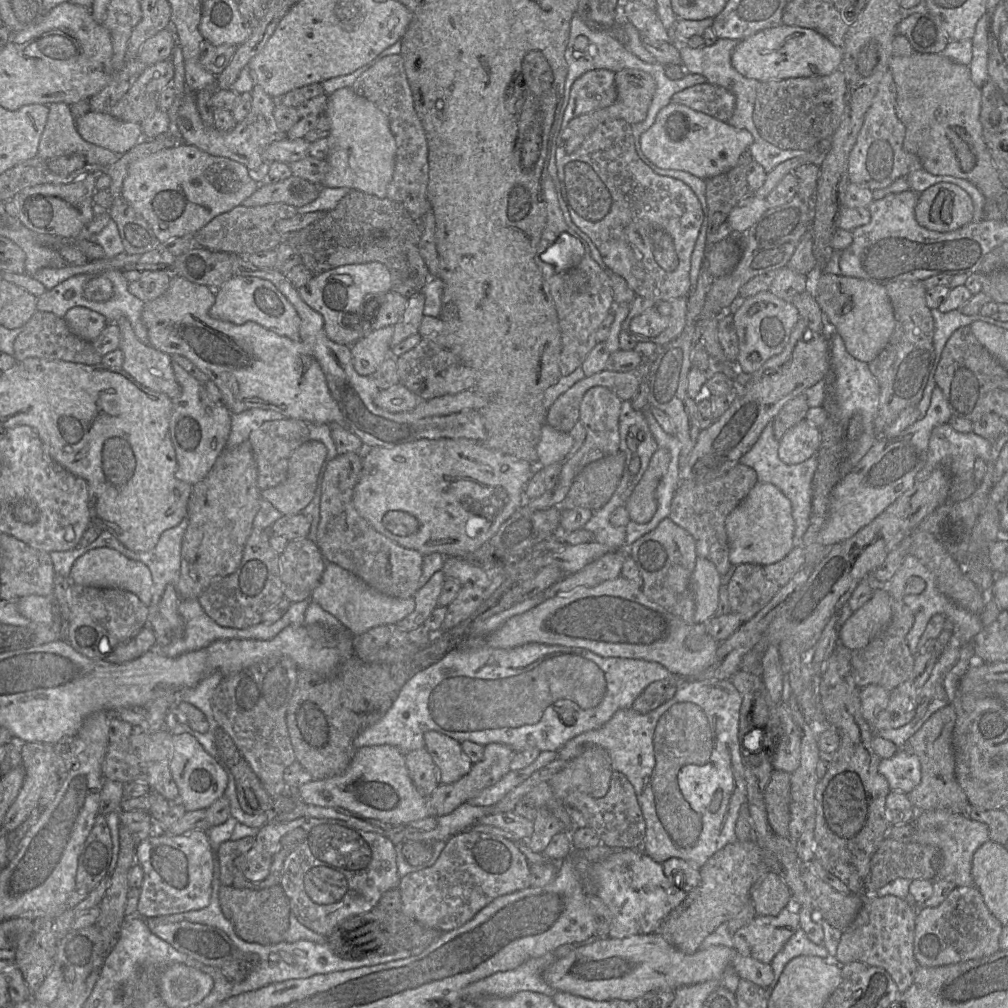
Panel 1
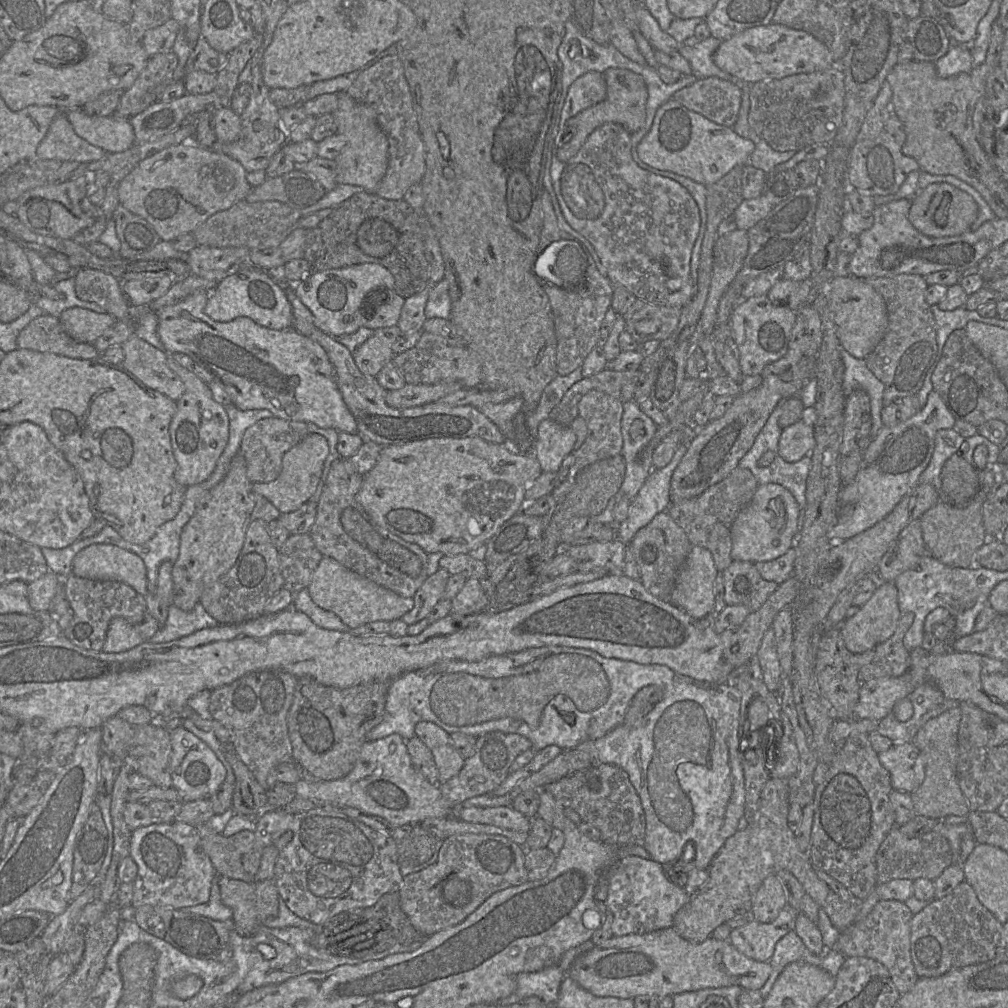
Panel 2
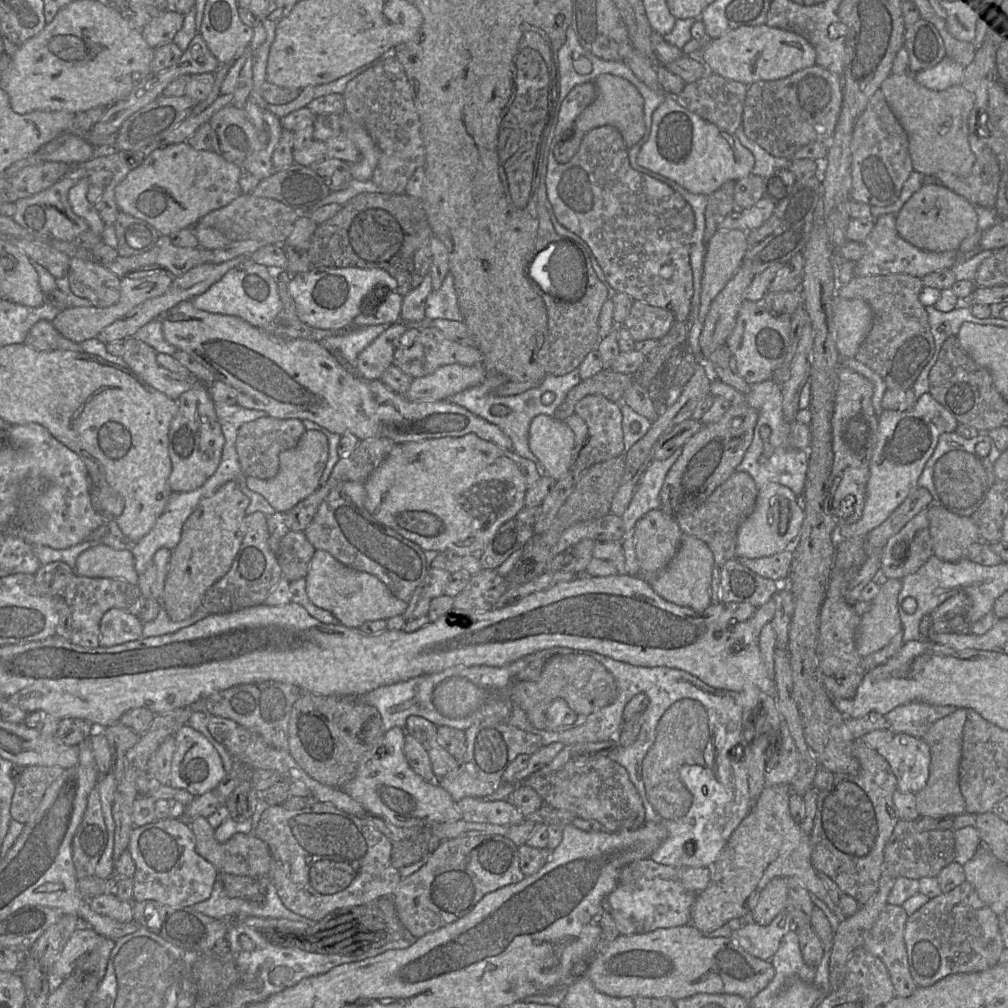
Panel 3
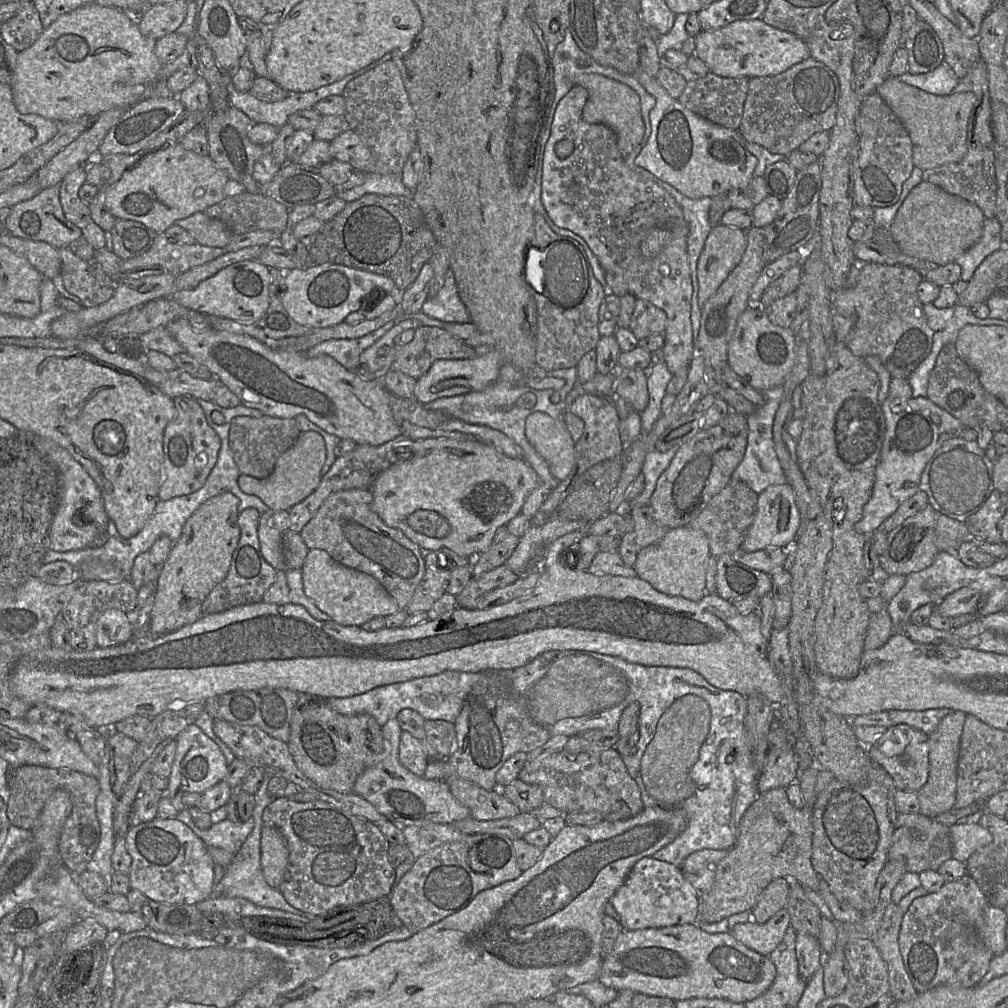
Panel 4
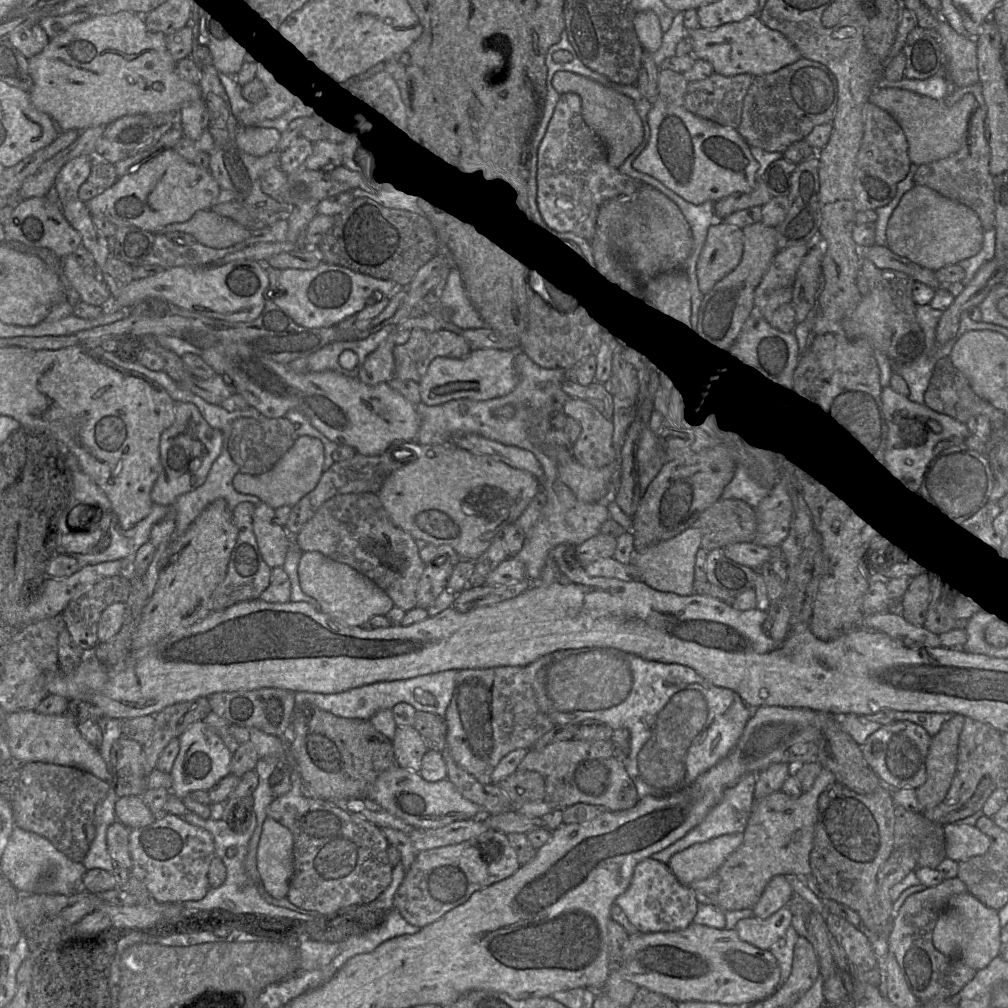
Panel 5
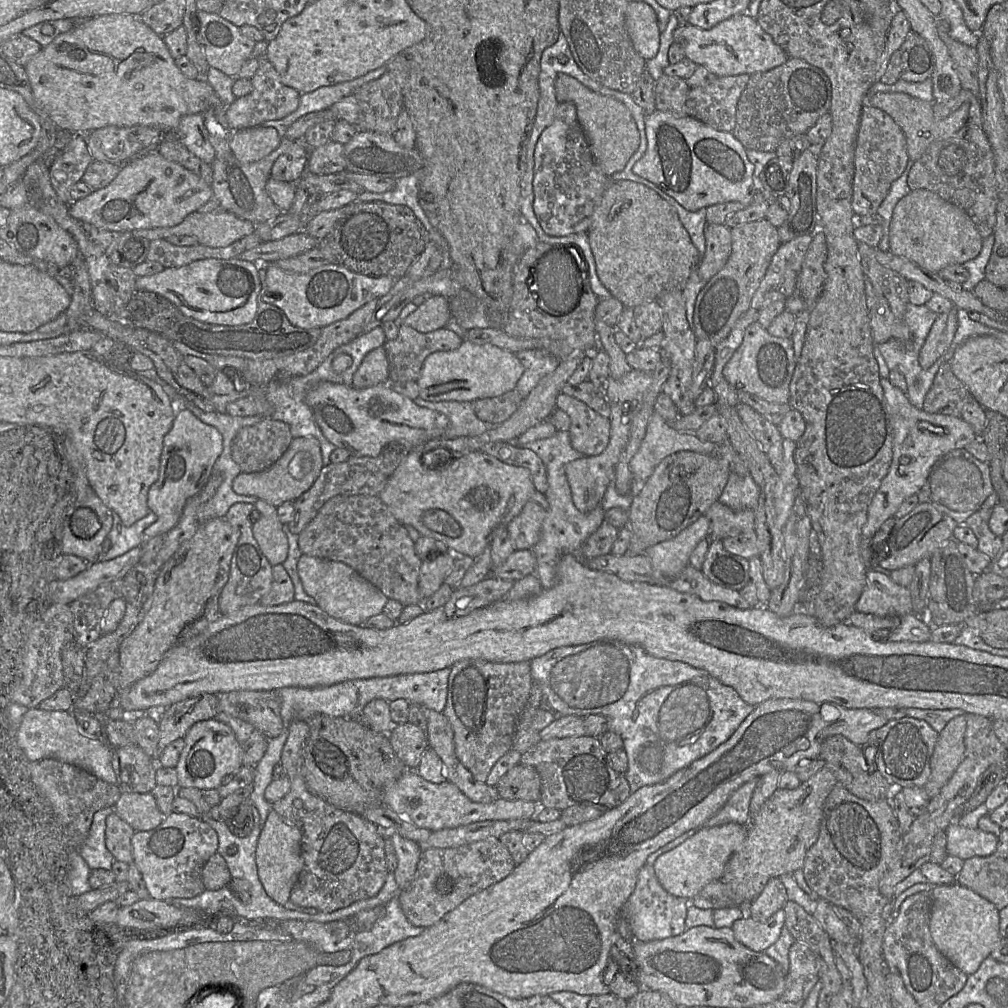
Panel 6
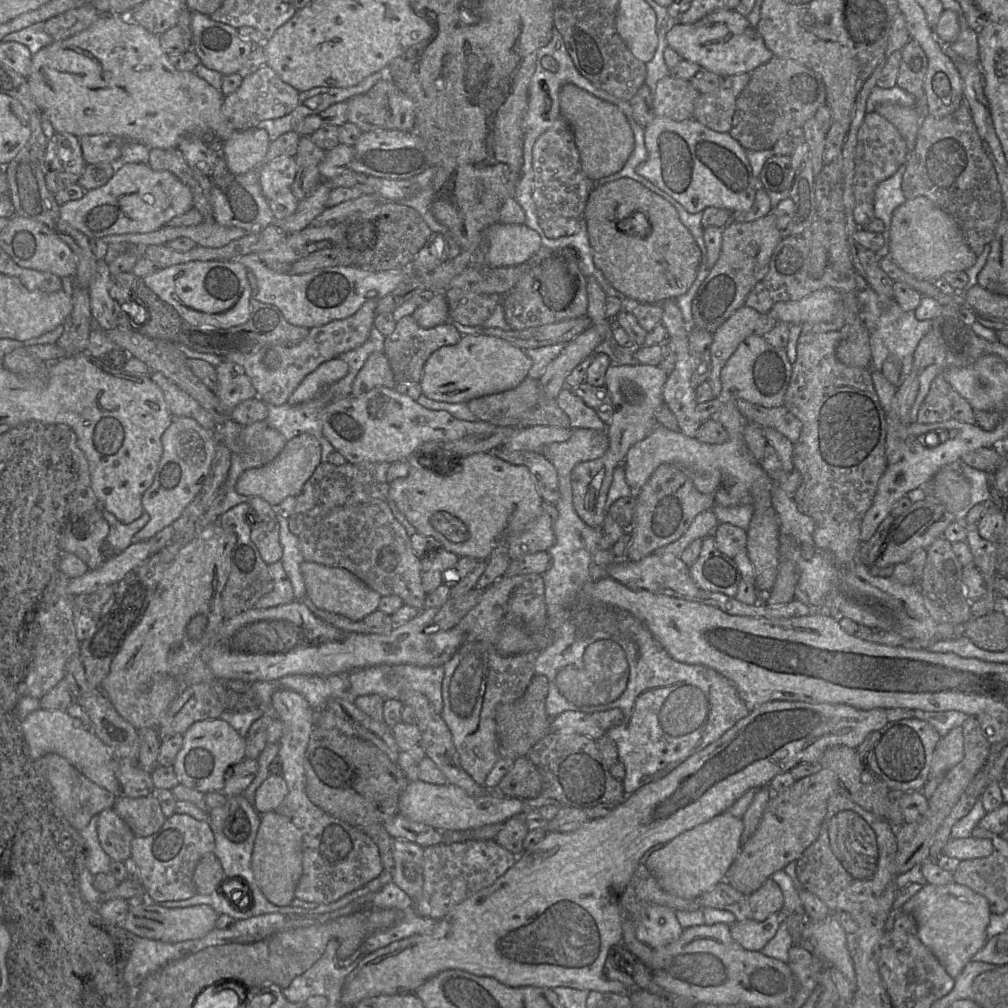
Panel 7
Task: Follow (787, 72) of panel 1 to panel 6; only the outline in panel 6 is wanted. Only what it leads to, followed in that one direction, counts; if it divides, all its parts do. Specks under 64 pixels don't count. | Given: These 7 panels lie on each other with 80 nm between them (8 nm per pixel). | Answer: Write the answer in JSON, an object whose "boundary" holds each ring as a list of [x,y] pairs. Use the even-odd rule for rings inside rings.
{"boundary":[[[747,13],[734,15],[710,29],[701,29],[691,24],[679,25],[674,31],[674,41],[682,44],[686,58],[704,66],[717,77],[768,71],[789,58],[761,28],[756,18]]]}

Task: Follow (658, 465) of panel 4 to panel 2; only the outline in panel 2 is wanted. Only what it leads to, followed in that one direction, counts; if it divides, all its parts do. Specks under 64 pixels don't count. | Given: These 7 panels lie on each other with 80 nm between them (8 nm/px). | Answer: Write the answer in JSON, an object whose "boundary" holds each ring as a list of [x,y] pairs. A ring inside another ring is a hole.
{"boundary":[[[681,443],[667,466],[652,470],[630,502],[627,518],[617,526],[617,538],[623,544],[629,545],[641,528],[648,525],[658,513],[669,508],[671,478],[687,446],[688,443]]]}

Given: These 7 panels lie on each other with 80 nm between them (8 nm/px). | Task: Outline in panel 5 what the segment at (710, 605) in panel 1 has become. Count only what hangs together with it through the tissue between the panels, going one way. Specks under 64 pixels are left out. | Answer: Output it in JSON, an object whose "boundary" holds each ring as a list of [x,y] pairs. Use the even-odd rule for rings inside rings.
{"boundary":[[[691,526],[678,535],[661,541],[645,550],[637,550],[633,561],[640,570],[642,581],[651,588],[681,596],[694,594],[695,560],[701,548],[702,533]]]}

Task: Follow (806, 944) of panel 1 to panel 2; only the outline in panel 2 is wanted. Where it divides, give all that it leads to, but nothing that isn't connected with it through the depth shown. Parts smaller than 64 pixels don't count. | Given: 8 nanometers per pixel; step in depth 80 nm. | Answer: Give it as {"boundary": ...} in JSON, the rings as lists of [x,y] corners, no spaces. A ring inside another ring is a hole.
{"boundary":[[[792,930],[777,942],[774,954],[769,960],[772,972],[766,983],[759,990],[763,998],[766,998],[770,993],[784,968],[793,962],[806,962],[821,966],[822,954],[812,954],[797,933]]]}

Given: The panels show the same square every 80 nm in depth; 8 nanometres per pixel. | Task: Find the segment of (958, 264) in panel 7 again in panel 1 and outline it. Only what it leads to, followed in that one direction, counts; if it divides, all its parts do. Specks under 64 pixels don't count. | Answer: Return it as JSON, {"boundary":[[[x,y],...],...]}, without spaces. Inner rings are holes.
{"boundary":[[[937,183],[918,195],[915,218],[920,226],[951,232],[973,221],[974,205],[969,194],[951,183]]]}

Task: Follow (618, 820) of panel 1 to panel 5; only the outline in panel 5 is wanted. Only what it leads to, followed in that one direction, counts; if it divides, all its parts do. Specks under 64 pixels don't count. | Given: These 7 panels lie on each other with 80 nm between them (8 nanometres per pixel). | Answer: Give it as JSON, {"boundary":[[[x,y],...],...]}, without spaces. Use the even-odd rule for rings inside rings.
{"boundary":[[[566,740],[542,749],[528,749],[519,771],[536,771],[545,780],[544,802],[551,808],[565,810],[575,804],[601,805],[607,811],[630,809],[639,800],[634,782],[625,766],[614,755],[610,741]]]}

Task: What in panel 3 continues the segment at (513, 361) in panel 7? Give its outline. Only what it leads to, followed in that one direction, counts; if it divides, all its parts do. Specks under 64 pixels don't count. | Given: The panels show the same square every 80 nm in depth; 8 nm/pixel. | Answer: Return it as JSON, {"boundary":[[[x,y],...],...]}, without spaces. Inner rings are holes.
{"boundary":[[[483,363],[473,366],[444,365],[433,373],[414,378],[404,397],[410,401],[443,401],[484,381],[488,372]]]}

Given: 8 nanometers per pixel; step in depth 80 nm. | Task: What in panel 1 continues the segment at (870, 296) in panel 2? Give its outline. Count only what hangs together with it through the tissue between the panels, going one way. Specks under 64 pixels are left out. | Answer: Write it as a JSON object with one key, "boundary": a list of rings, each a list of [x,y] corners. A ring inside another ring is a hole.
{"boundary":[[[823,272],[814,278],[813,291],[829,328],[841,336],[854,358],[870,363],[884,350],[893,334],[895,318],[883,285]]]}

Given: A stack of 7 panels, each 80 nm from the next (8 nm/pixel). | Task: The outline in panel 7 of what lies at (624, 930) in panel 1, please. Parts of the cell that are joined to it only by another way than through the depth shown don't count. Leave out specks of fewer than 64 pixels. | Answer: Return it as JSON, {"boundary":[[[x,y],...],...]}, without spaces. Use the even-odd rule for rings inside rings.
{"boundary":[[[650,904],[642,910],[637,927],[637,938],[652,947],[661,948],[680,938],[683,933],[676,910],[659,904]]]}

